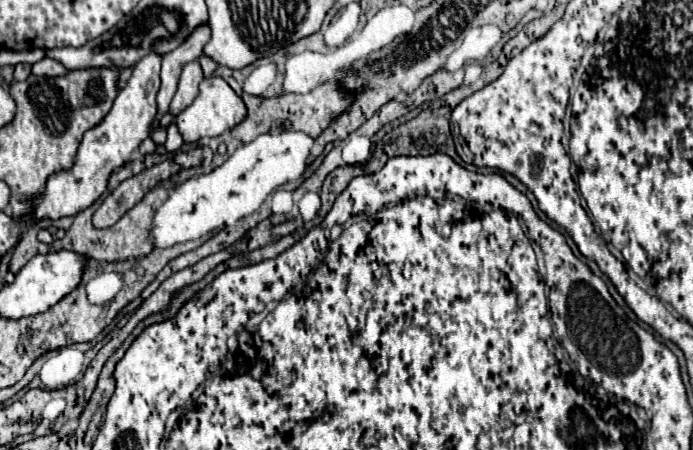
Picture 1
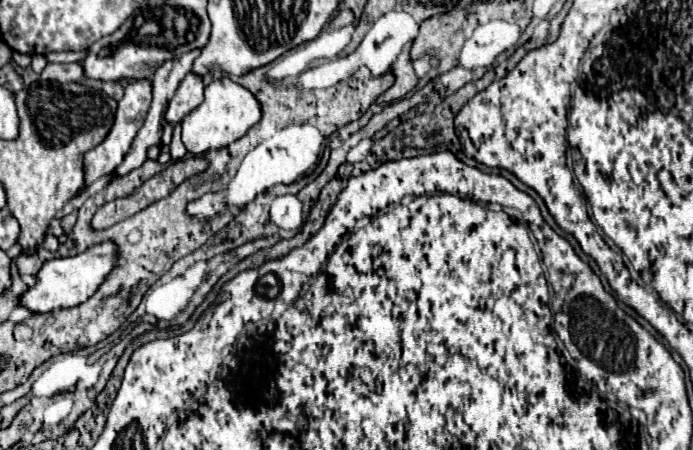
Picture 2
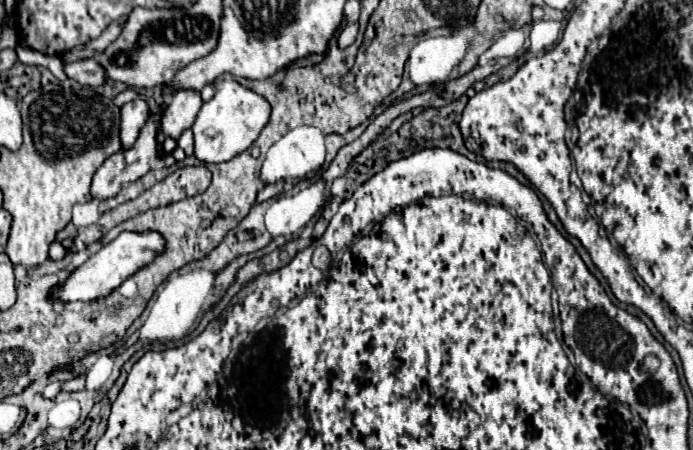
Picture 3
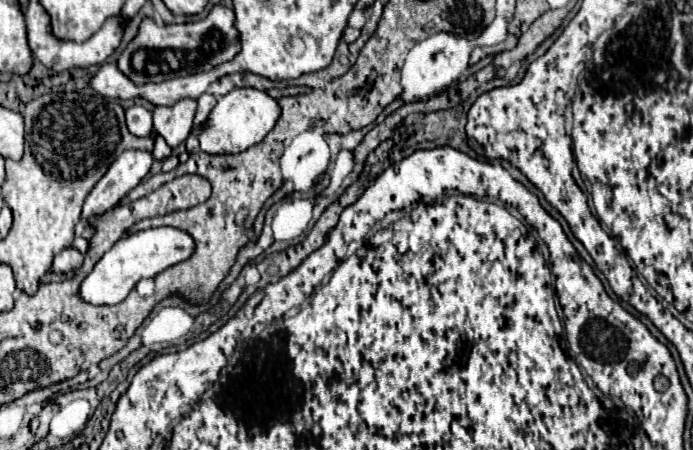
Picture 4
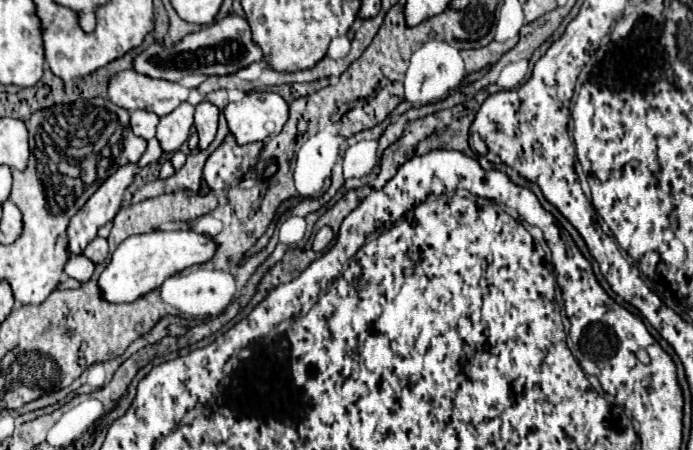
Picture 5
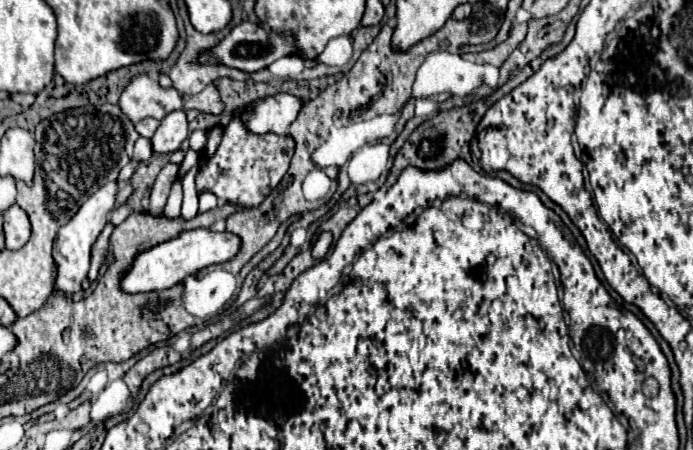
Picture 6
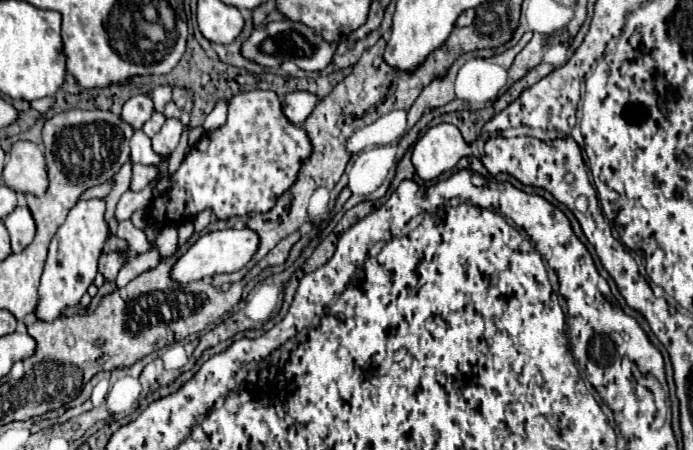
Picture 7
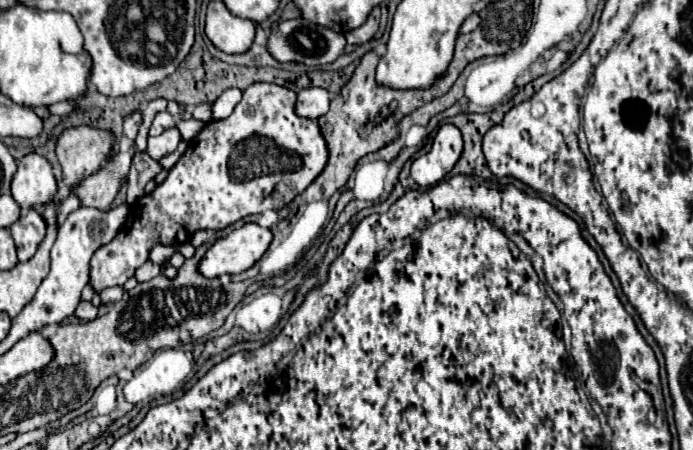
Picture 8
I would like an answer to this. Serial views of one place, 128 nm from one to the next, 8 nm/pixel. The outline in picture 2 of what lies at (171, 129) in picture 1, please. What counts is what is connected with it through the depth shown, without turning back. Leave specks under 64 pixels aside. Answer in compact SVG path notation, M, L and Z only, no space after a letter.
M180 124L174 126L174 134L172 134L172 142L170 142L170 156L172 156L172 160L180 160L186 156L186 146L180 140Z

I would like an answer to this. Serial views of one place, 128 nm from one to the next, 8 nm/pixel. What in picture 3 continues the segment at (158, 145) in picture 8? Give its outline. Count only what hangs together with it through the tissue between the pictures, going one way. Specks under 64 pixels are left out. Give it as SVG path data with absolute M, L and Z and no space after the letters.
M196 90L174 92L170 98L170 104L166 106L166 110L162 114L162 132L166 136L178 138L182 134L182 130L186 130L194 124L200 104L202 104L202 96Z

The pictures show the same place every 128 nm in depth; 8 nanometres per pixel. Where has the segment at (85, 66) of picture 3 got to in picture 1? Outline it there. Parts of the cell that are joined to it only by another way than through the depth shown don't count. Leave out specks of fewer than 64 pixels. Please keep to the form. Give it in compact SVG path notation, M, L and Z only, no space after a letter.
M42 58L40 62L32 64L32 74L34 76L62 76L66 72L68 70L60 62L56 62L52 58Z

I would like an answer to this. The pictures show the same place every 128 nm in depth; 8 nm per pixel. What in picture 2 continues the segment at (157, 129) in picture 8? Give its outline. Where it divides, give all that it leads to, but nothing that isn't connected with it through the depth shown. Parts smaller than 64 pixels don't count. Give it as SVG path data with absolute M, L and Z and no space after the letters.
M150 78L128 82L128 86L124 90L124 96L118 102L116 118L114 118L114 124L112 124L108 136L102 140L102 144L98 144L96 148L92 148L84 154L84 180L86 180L86 186L90 186L102 174L112 174L116 170L116 166L120 166L120 162L124 160L134 136L138 134L138 130L144 124L144 116L148 112L150 100L152 100L152 80Z

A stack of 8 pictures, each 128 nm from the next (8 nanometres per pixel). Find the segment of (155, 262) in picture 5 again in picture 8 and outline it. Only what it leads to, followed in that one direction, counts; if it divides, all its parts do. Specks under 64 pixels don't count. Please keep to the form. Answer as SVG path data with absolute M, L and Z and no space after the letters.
M244 224L232 230L228 236L212 242L198 262L198 272L204 278L216 278L220 274L240 274L254 266L272 242L272 232L258 224Z

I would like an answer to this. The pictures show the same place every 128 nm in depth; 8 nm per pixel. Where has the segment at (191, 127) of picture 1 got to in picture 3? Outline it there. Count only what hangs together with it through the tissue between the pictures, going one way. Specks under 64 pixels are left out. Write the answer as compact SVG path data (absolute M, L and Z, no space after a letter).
M224 80L214 96L206 100L192 124L194 132L194 156L202 162L226 162L244 152L266 126L270 118L270 104L260 94L240 86L236 80Z

